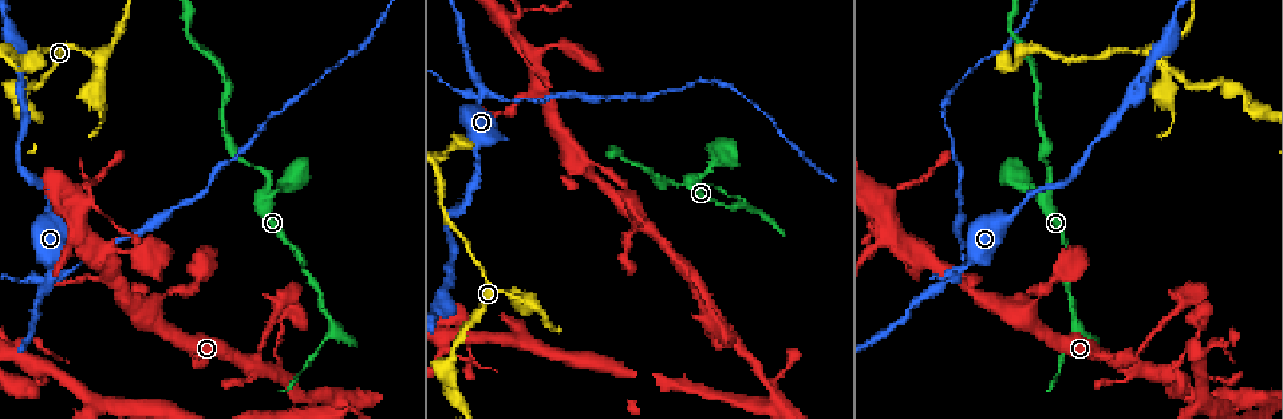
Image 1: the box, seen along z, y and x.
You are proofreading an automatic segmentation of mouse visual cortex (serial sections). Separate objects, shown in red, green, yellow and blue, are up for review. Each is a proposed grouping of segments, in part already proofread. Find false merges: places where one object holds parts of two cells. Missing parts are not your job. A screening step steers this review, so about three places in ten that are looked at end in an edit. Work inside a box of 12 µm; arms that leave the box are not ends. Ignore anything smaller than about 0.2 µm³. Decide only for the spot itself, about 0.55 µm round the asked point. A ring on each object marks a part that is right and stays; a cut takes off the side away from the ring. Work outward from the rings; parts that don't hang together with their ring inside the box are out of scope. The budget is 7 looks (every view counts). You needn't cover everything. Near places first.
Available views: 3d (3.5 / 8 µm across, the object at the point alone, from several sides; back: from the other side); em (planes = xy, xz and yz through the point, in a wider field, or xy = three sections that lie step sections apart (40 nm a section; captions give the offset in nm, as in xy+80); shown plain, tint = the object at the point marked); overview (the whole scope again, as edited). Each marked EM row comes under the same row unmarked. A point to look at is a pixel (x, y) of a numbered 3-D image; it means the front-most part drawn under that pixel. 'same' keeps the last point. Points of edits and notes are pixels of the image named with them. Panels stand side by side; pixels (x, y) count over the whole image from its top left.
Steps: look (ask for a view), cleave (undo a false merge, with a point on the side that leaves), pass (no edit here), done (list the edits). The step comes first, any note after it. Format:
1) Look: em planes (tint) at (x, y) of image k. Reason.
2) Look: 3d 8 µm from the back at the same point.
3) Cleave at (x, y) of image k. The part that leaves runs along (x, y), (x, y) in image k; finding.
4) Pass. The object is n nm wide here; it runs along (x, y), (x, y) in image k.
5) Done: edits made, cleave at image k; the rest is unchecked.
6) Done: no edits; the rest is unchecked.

Look: 3d 3.5 µm at (255, 363) of image 1. Arms part here.

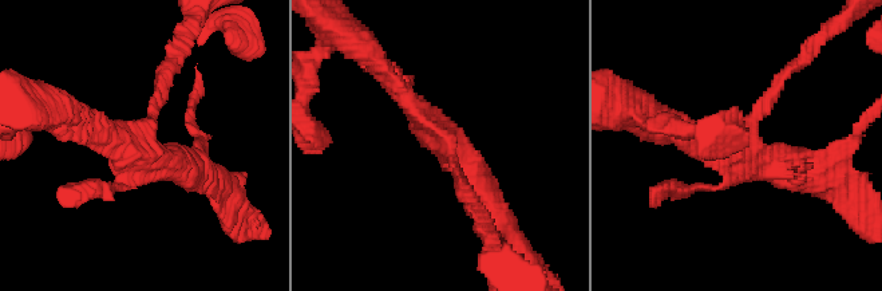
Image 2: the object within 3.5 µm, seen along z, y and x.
Look: em xy step 5 (tint) at (145, 149) of image 2.

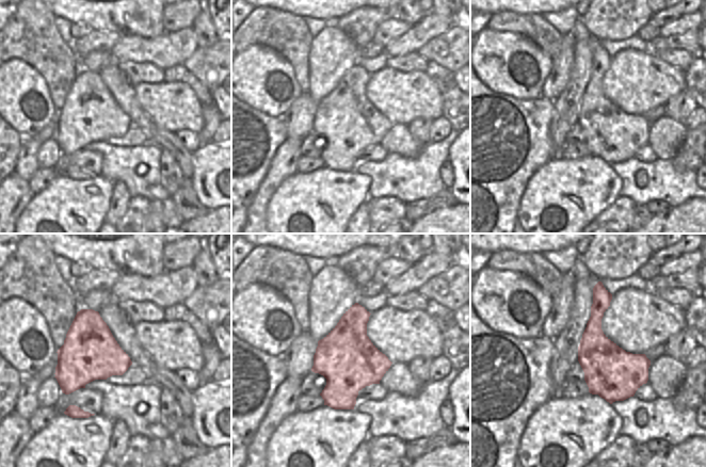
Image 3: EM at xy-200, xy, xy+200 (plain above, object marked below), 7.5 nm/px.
Pass. It runs along (387, 77), (498, 211) in image 2; all the same cell.

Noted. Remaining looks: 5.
Look: 3d 8 µm at (695, 188) of image 1. Abrupt turn.

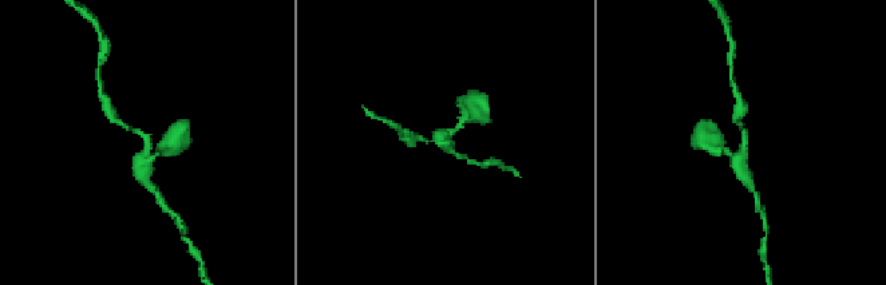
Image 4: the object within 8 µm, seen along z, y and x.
Look: 3d 3.5 µm at (746, 137) of image 4.

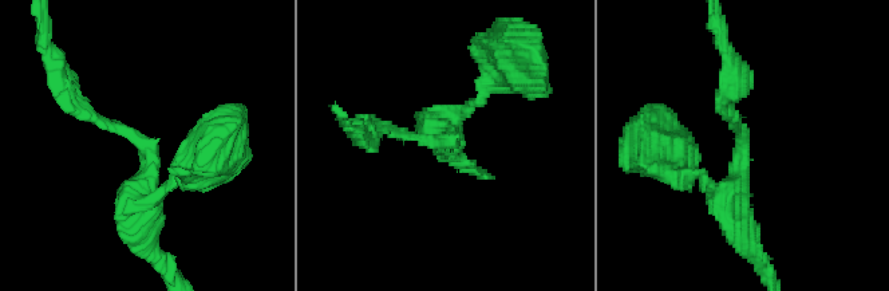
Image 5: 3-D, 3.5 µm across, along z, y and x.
Look: em xy step 5 (tint) at (740, 144) of image 5. The arms are 150, 350 nm wide.

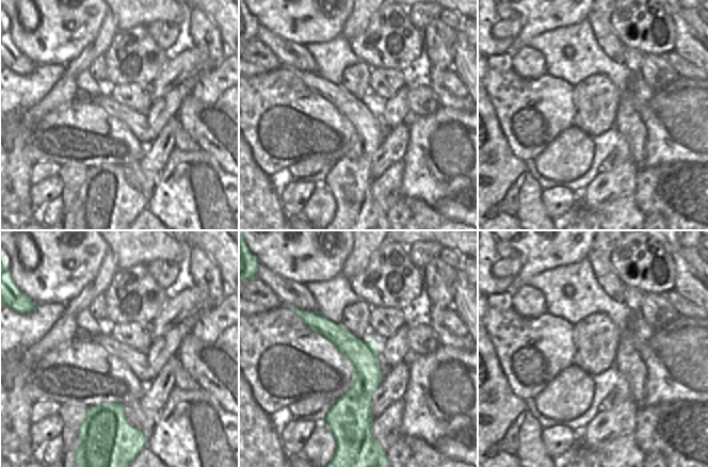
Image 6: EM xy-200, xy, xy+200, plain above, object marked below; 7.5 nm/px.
Pass. It runs along (300, 312), (360, 358), (350, 420) in image 6; continuous, no second cell.

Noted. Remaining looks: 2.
Look: 3d 3.5 µm at (524, 297) of image 1. Branch point.

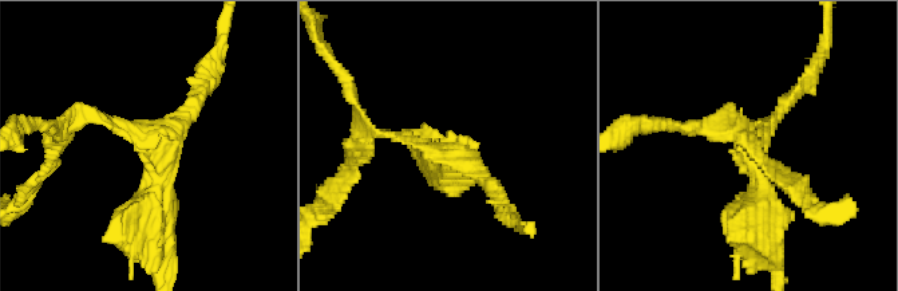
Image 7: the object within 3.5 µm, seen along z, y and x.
Look: em xy step 5 (tint) at (152, 133) of image 7. Shape alone is not enough.

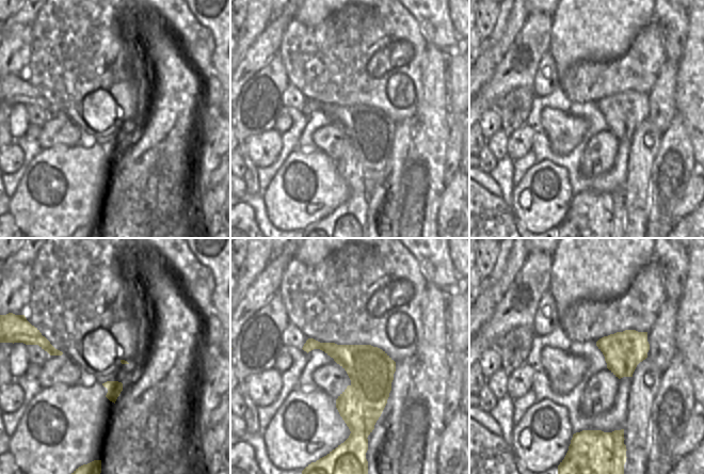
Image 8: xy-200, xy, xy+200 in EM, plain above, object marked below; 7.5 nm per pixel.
Cleave at (182, 111) of image 7. The object is 340 nm wide here; a border runs along (351, 384), (358, 399), (367, 437) in image 8; a second cell is stuck on.

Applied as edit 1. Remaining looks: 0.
Done: edits made, cleave at image 7; the rest is unchecked.

